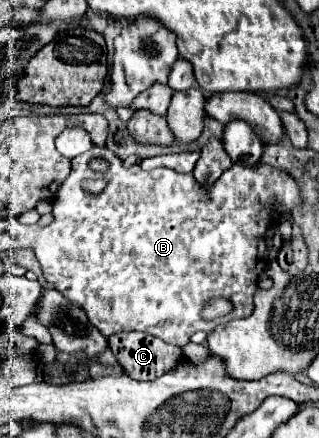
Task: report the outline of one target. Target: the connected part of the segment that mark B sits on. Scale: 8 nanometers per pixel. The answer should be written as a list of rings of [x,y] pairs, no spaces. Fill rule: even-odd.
[[[93,144],[91,150],[73,158],[71,176],[59,186],[57,198],[53,202],[51,224],[45,228],[39,227],[39,232],[29,234],[27,246],[35,250],[45,280],[53,282],[69,302],[81,306],[91,324],[99,328],[107,338],[117,332],[139,330],[157,336],[167,344],[183,348],[197,330],[211,332],[219,324],[225,324],[233,318],[245,318],[253,312],[253,294],[255,290],[259,290],[259,240],[279,218],[275,216],[279,214],[279,206],[293,210],[301,204],[303,198],[295,178],[267,164],[259,164],[257,168],[233,164],[207,192],[191,172],[179,174],[177,170],[167,168],[143,172],[139,164],[125,168],[123,160],[115,152]],[[91,158],[107,160],[111,164],[109,172],[93,172],[89,168]],[[87,172],[93,172],[95,180],[107,180],[103,192],[91,194],[83,190],[81,182],[89,176]],[[219,296],[229,298],[235,304],[233,312],[205,322],[201,318],[203,308],[209,304],[209,300]]]

